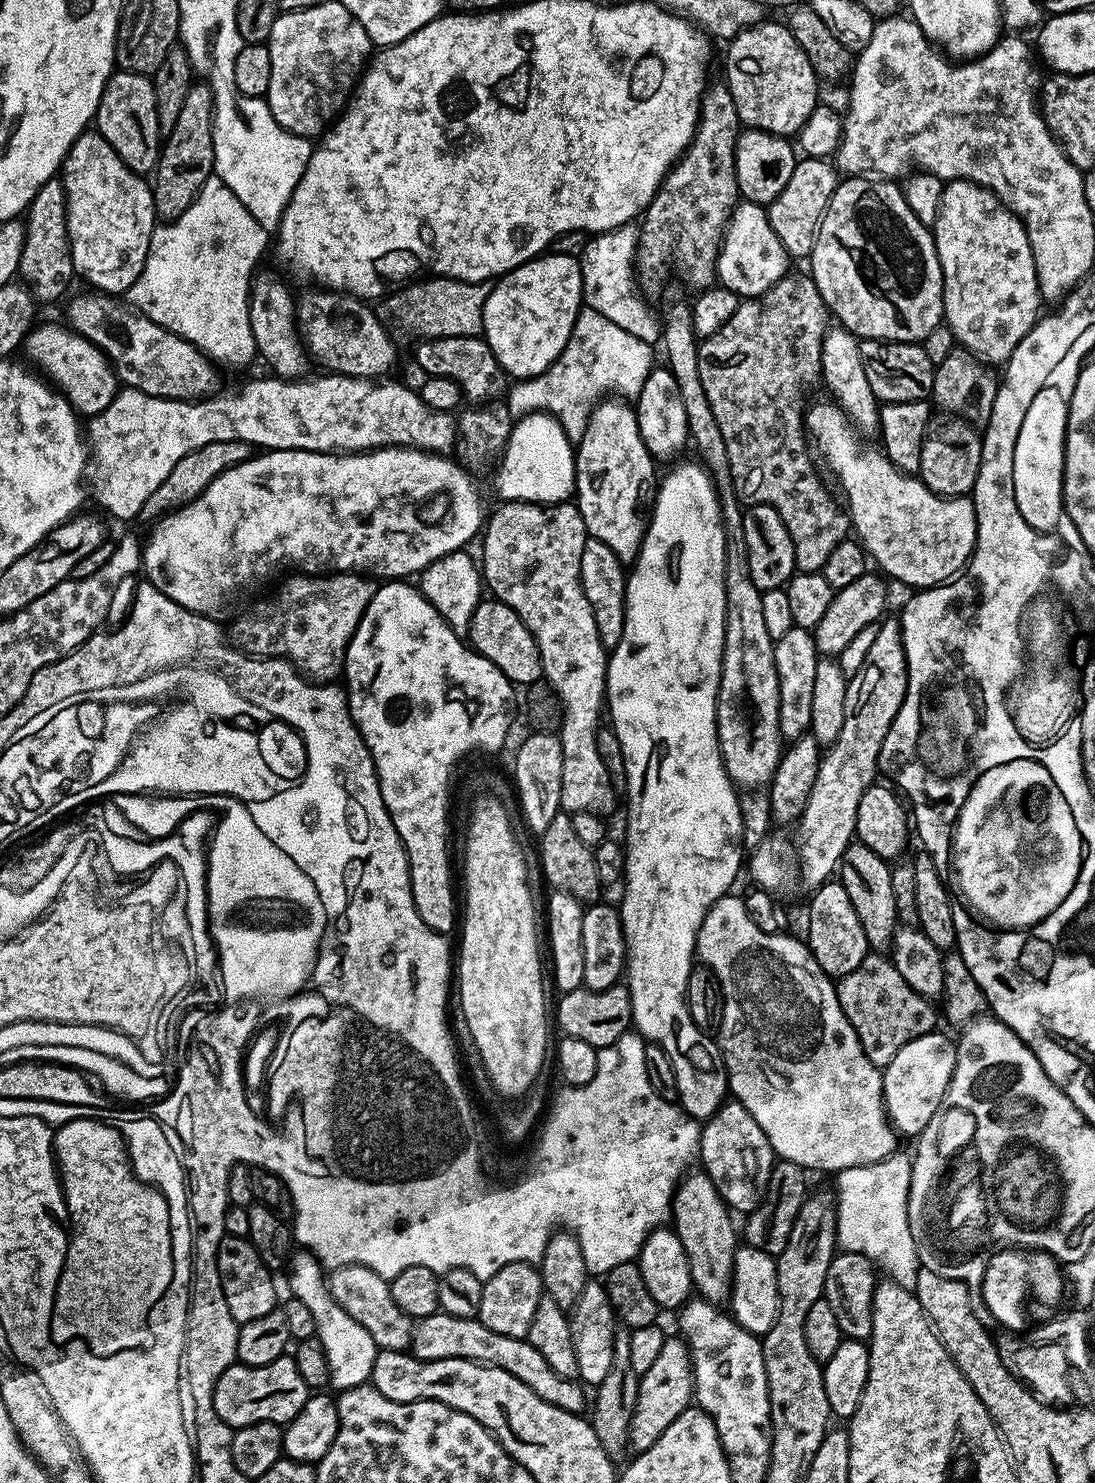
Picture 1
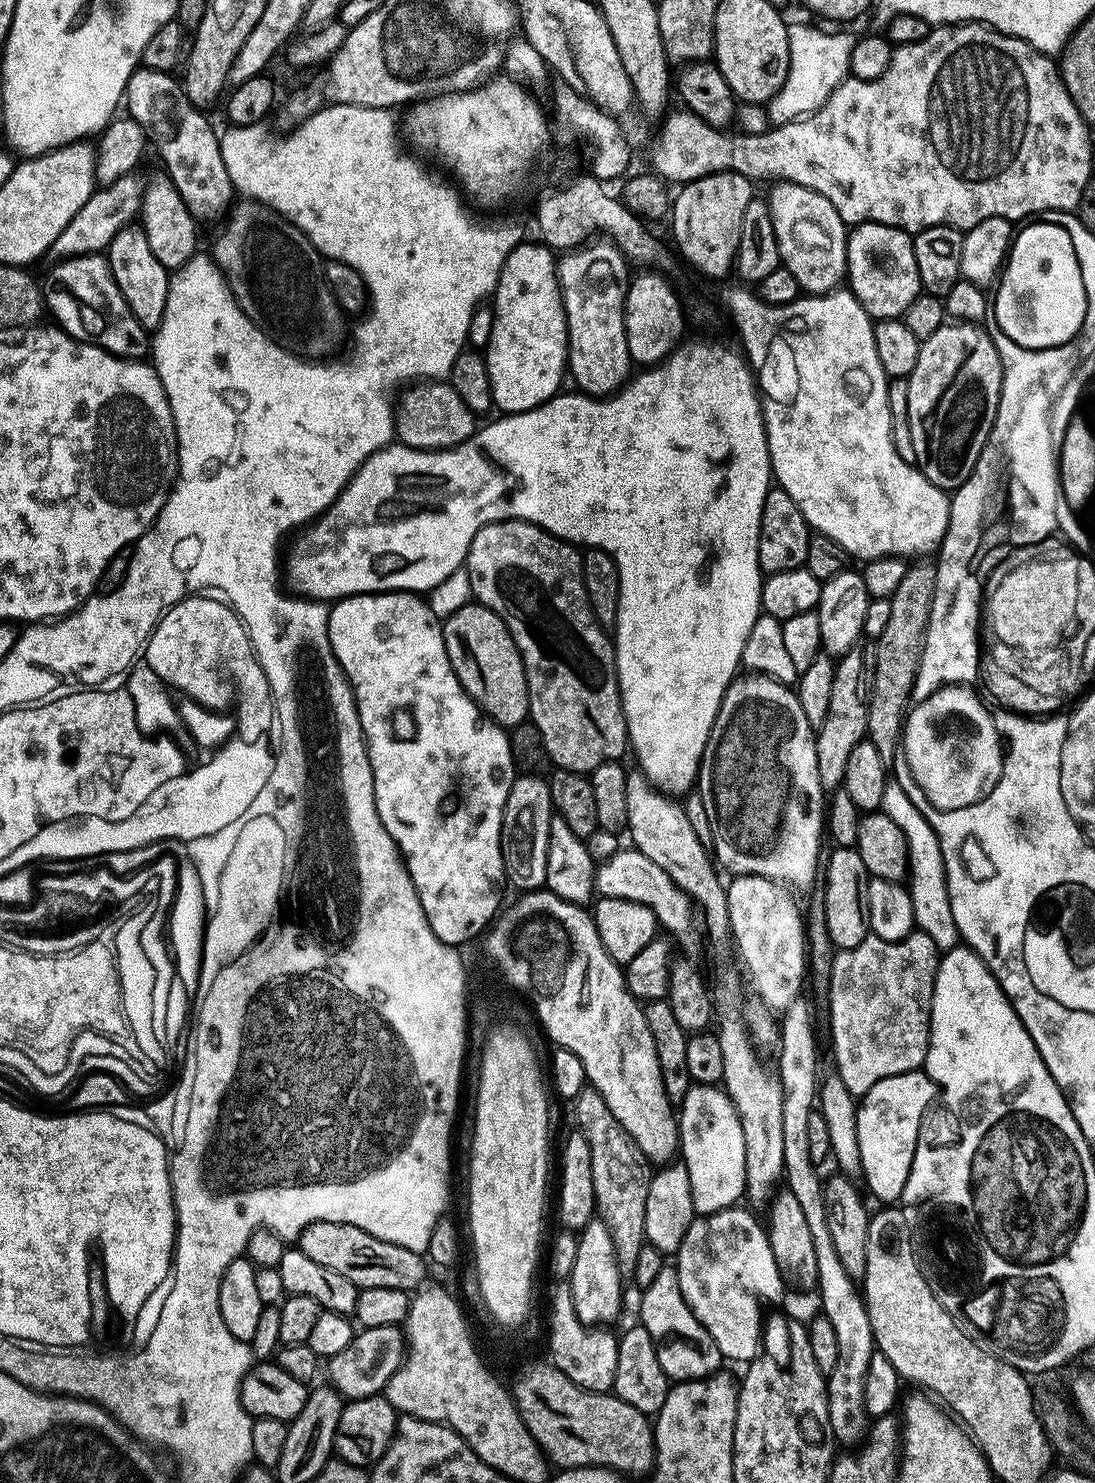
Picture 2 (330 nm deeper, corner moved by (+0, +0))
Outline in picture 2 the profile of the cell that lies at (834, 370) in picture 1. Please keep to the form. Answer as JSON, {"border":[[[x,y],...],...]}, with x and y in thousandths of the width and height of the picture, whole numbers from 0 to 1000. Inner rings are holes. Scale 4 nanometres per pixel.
{"border":[[[709,123],[704,125],[705,130],[700,132],[705,149],[707,150],[707,158],[709,165],[712,169],[714,180],[728,188],[731,196],[742,200],[754,200],[757,197],[763,197],[768,194],[774,183],[774,157],[775,154],[771,148],[762,142],[762,139],[751,131],[740,128],[736,125]]]}

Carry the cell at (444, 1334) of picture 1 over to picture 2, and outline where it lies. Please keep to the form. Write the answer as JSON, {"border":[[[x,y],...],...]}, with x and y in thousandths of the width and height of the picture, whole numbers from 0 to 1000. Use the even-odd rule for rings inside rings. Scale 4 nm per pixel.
{"border":[[[345,894],[326,898],[320,908],[312,913],[302,915],[300,925],[303,927],[302,934],[318,944],[330,944],[335,941],[350,939],[354,931],[365,922],[371,914],[371,901],[364,895]]]}

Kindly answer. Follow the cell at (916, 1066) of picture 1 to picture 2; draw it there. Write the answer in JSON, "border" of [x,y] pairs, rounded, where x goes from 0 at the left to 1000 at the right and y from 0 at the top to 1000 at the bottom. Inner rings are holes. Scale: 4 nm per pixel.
{"border":[[[837,722],[805,727],[784,742],[782,748],[784,778],[788,795],[793,795],[796,804],[807,811],[818,811],[825,807],[827,794],[835,784],[840,758],[852,746],[857,732],[847,722]]]}

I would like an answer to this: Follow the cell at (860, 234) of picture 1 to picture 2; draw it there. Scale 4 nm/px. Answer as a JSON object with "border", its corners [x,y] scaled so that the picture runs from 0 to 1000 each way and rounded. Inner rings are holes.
{"border":[[[790,150],[781,152],[774,157],[774,183],[773,184],[776,196],[786,206],[792,209],[794,213],[801,216],[814,216],[825,214],[826,210],[835,204],[837,200],[841,199],[842,192],[838,185],[838,177],[835,177],[833,159],[824,154],[814,154],[811,151]]]}

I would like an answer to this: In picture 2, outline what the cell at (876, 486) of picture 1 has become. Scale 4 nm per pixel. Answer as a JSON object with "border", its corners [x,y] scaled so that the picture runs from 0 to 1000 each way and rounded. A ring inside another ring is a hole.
{"border":[[[774,196],[757,197],[754,200],[732,199],[720,205],[713,205],[716,213],[720,213],[720,220],[716,223],[721,226],[727,226],[720,231],[720,237],[723,239],[723,248],[727,254],[721,256],[711,256],[709,254],[701,254],[693,257],[692,262],[697,267],[696,280],[698,281],[698,291],[701,293],[701,310],[705,312],[705,320],[708,326],[729,339],[729,344],[738,351],[739,357],[754,360],[765,365],[765,368],[773,370],[775,376],[785,377],[785,379],[804,378],[807,375],[830,376],[844,376],[847,372],[854,373],[862,366],[862,361],[866,357],[866,343],[868,334],[863,330],[853,328],[841,320],[836,313],[829,313],[820,306],[815,297],[815,285],[813,285],[813,274],[811,273],[812,254],[805,249],[805,244],[802,244],[802,236],[798,236],[798,216],[792,209],[782,203],[782,200]]]}

